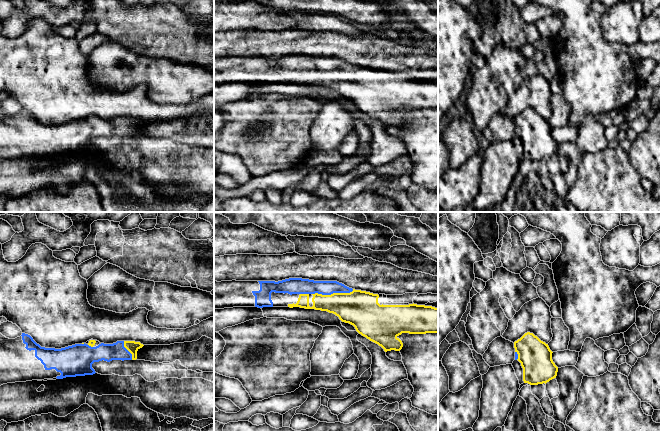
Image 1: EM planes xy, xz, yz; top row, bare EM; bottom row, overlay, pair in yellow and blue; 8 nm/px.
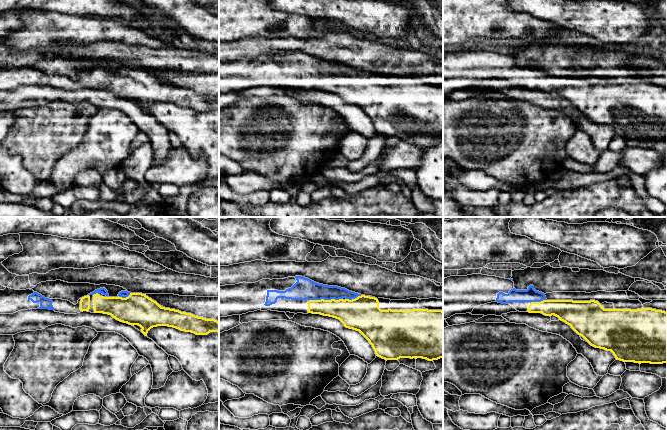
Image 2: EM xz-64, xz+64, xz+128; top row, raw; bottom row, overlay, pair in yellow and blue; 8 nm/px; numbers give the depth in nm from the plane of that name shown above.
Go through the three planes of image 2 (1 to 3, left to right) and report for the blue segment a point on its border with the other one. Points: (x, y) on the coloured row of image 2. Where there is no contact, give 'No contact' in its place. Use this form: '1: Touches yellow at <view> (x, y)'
1: Touches yellow at xz-64 (124, 298)
2: Touches yellow at xz+64 (323, 299)
3: Touches yellow at xz+128 (538, 302)

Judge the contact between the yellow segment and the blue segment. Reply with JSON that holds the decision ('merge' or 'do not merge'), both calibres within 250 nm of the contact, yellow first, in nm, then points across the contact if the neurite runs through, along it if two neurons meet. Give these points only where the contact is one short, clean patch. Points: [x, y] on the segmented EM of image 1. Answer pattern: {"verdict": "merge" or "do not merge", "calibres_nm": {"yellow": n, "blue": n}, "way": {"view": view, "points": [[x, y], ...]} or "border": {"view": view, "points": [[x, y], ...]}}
{"verdict": "merge", "calibres_nm": {"yellow": 280, "blue": 130}, "way": {"view": "xz", "points": [[359, 308], [340, 300], [333, 293], [303, 286]]}}

